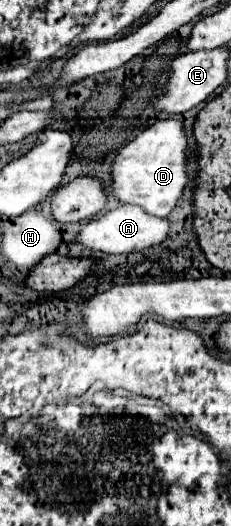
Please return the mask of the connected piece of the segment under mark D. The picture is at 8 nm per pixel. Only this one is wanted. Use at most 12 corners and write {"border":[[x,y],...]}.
{"border":[[180,119],[120,149],[112,189],[166,217],[188,185]]}

